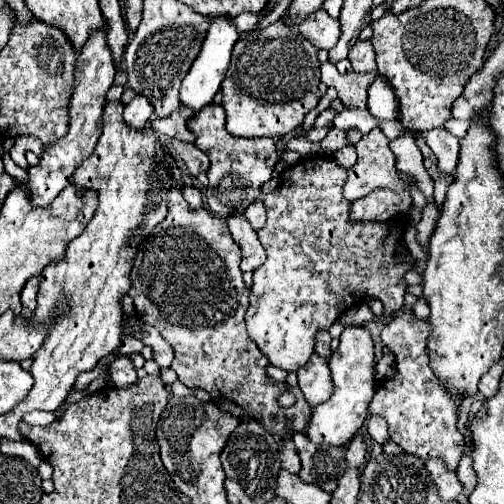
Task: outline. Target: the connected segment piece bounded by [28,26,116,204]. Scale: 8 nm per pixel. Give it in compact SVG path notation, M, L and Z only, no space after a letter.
M104 26L90 34L88 42L82 46L78 54L76 90L70 100L70 132L50 148L44 148L44 154L40 156L40 166L28 168L30 192L34 200L46 200L50 204L60 194L62 188L72 184L72 174L82 164L82 160L86 160L94 152L94 146L102 132L102 110L106 104L106 92L114 84L114 76L116 76L116 62L112 50L108 48L106 26Z

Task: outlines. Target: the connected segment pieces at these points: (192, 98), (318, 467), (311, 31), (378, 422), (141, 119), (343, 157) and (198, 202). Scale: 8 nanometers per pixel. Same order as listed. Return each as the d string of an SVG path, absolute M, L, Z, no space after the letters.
M218 16L218 18L210 18L210 20L212 20L210 32L206 34L206 42L202 44L202 52L194 60L190 72L186 74L186 78L182 80L182 86L180 86L180 102L182 102L182 106L186 106L186 108L190 108L194 112L198 112L206 104L210 104L214 94L220 90L220 84L222 84L222 80L226 76L226 70L228 70L232 46L238 40L238 32L236 32L234 24L230 24L228 16Z
M300 432L292 436L292 442L302 460L302 470L298 476L304 482L316 484L332 494L338 488L342 472L346 470L344 448L330 444L314 444L310 438L306 438L306 434Z
M320 8L314 14L310 14L306 18L306 22L298 24L298 30L302 32L302 36L312 40L312 44L316 44L316 48L330 50L338 42L340 22L336 18L332 18L324 8Z
M370 416L370 418L368 418L366 430L368 430L368 434L372 436L372 440L378 442L378 444L384 444L384 442L388 440L386 420L382 420L382 418L378 418L378 416Z
M136 94L134 100L130 104L126 104L126 108L124 108L124 120L126 120L126 124L130 124L134 128L144 128L152 112L154 112L152 104L144 96Z
M354 146L340 148L340 150L336 152L336 160L338 160L342 166L350 168L350 166L356 162L356 150L354 150Z
M186 186L184 188L184 198L186 198L186 202L188 202L188 206L190 208L202 208L204 206L204 202L202 202L202 194L200 194L200 190L198 188L194 188L194 186Z

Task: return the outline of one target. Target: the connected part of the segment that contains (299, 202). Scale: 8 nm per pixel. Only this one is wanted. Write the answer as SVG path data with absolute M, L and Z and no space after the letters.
M306 156L302 158L298 164L286 168L286 172L282 172L280 176L280 188L272 194L264 194L264 206L266 206L266 212L268 212L268 220L266 220L266 226L262 230L258 230L258 238L266 250L266 262L254 270L254 284L252 284L252 296L250 296L250 308L246 312L246 328L248 328L248 334L250 338L258 344L258 348L268 356L270 364L274 366L280 366L284 368L286 372L296 372L314 352L314 346L316 346L316 334L318 332L324 332L328 330L342 312L346 312L348 308L360 304L362 300L366 298L378 298L382 304L384 304L384 316L392 318L400 308L402 308L402 302L404 302L404 294L406 294L406 280L404 280L404 274L414 266L414 258L404 250L400 248L400 242L402 242L402 234L406 232L408 228L408 218L404 222L404 216L398 216L398 218L392 218L388 222L376 222L376 220L368 220L368 222L362 222L362 220L352 220L350 218L350 206L352 202L344 198L342 194L342 188L346 184L346 168L326 168L326 156Z

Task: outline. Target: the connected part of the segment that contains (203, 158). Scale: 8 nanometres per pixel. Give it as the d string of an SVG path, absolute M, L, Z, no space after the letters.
M174 140L174 148L176 148L178 156L186 162L186 166L188 166L192 176L198 176L198 174L202 174L202 172L206 172L210 168L208 156L202 150L198 150L194 144L186 144L186 142Z

